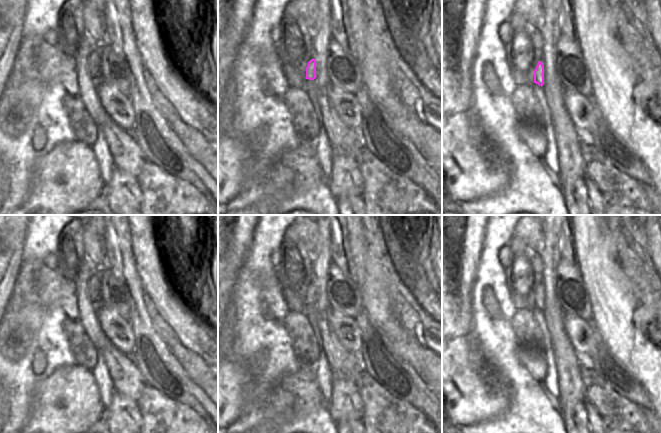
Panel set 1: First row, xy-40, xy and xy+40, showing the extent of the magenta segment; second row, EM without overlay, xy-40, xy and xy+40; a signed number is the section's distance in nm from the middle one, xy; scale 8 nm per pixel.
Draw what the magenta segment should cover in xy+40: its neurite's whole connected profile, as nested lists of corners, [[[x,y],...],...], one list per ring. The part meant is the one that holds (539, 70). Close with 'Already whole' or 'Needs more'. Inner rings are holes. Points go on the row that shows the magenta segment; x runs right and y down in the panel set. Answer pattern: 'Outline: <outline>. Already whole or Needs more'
Outline: [[[541,61],[538,62],[534,70],[534,83],[538,84],[541,87],[544,84],[544,66]]]. Already whole.

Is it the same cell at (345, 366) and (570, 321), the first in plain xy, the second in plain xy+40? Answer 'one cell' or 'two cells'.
two cells

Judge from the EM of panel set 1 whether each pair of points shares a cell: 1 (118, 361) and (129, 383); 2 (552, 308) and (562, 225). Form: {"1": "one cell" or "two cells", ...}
{"1": "one cell", "2": "one cell"}

